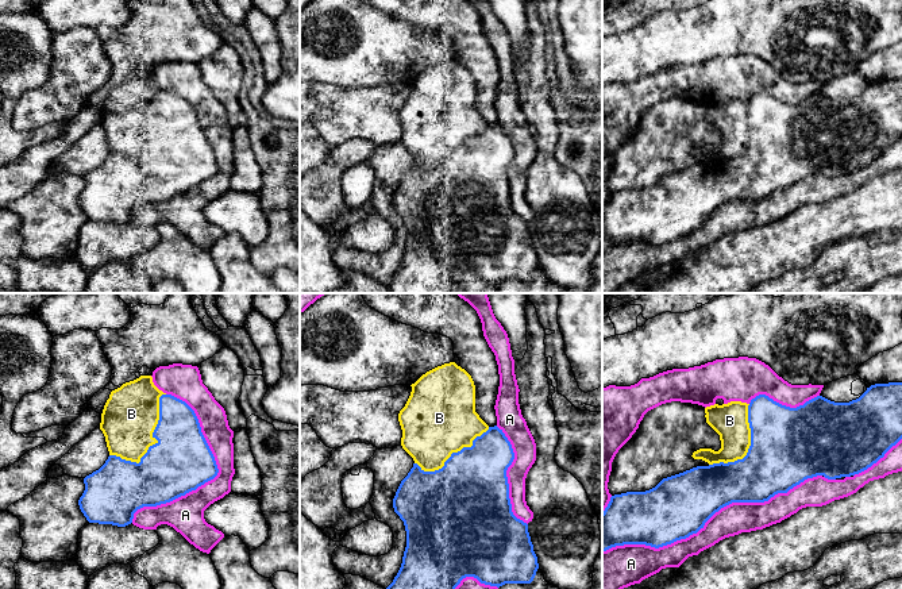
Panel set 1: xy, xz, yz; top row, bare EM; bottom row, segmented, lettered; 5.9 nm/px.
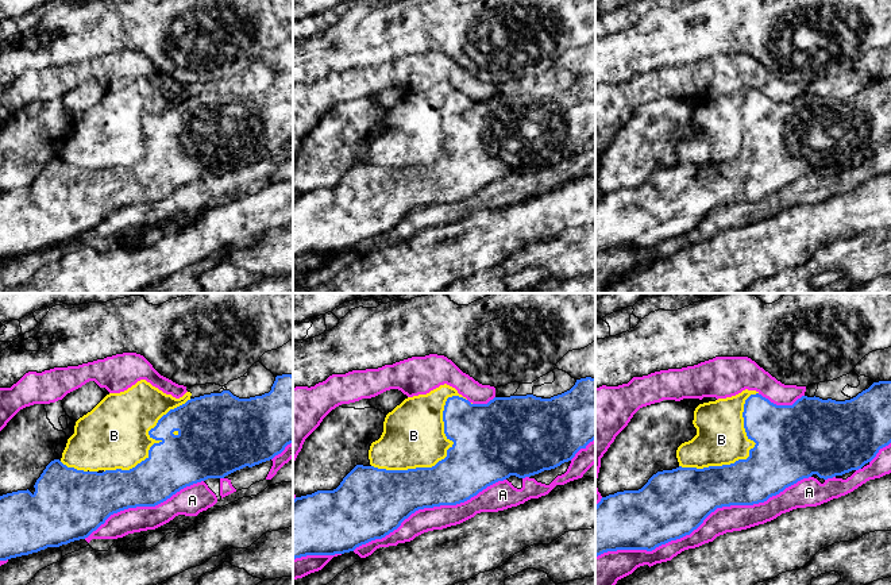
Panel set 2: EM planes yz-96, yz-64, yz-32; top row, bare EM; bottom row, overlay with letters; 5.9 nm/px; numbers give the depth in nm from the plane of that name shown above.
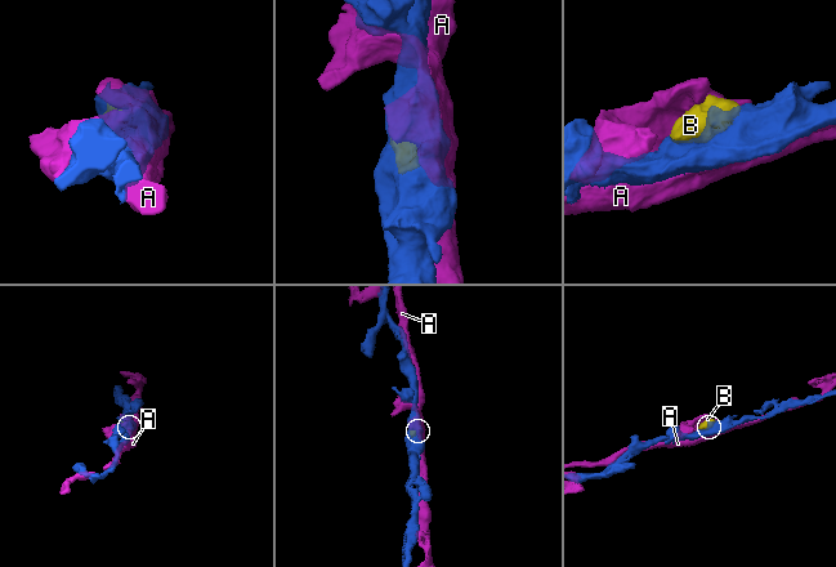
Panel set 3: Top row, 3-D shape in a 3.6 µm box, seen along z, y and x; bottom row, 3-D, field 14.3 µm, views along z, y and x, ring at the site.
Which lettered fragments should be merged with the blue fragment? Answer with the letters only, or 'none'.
B

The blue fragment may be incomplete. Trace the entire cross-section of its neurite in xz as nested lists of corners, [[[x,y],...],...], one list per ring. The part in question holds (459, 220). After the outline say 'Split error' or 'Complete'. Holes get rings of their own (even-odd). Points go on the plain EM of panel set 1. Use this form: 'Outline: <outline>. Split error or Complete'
Outline: [[[450,59],[427,69],[410,84],[410,93],[398,111],[398,119],[402,127],[401,143],[413,155],[415,161],[408,173],[401,178],[393,196],[394,209],[405,223],[406,245],[401,265],[393,280],[386,285],[388,293],[454,293],[455,285],[466,274],[474,274],[481,281],[497,285],[505,281],[531,281],[539,266],[537,254],[533,249],[528,222],[517,216],[512,209],[506,174],[506,168],[514,157],[514,150],[502,127],[497,123],[489,124],[475,109],[475,82],[471,73],[455,59]]]. Split error

